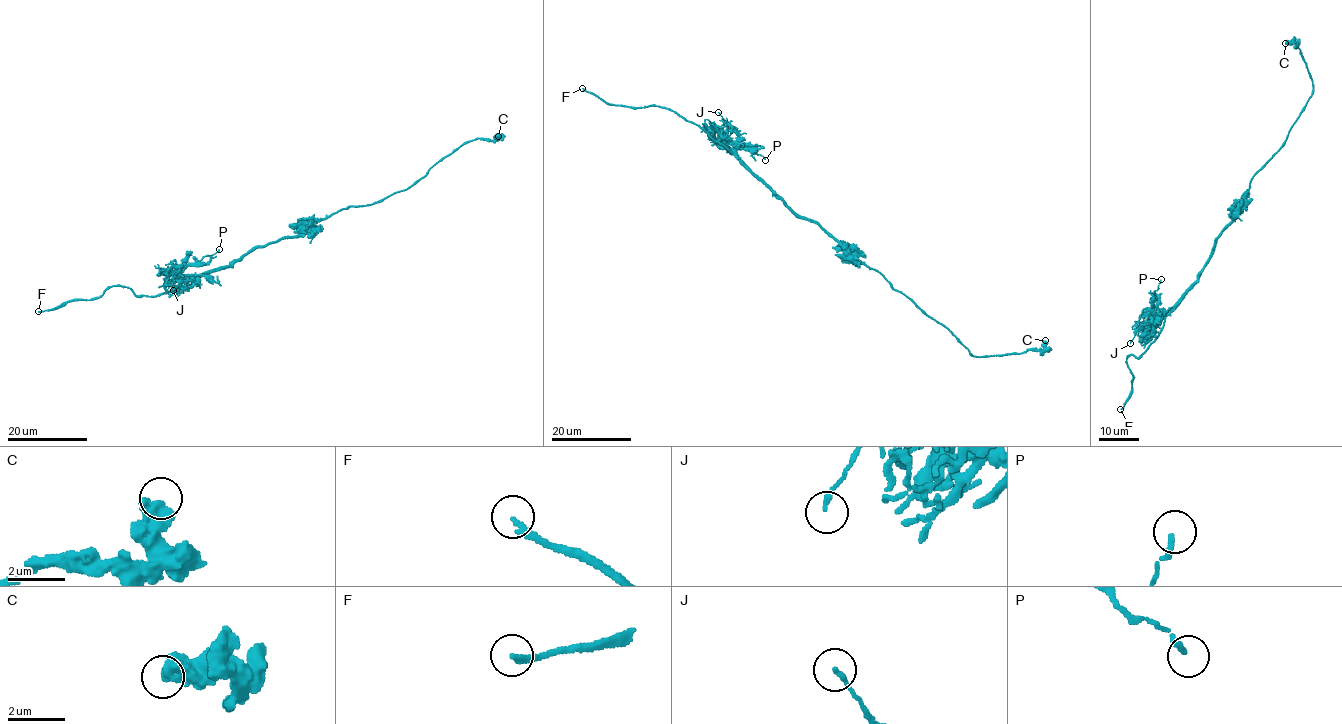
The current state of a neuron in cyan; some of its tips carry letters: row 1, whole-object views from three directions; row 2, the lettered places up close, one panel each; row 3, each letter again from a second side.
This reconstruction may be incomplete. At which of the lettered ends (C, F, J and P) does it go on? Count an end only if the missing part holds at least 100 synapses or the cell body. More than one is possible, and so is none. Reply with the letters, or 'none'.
F

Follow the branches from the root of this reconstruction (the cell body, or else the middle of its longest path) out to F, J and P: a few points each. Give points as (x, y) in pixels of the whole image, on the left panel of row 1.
F: (276, 241), (157, 296), (138, 296), (113, 286), (98, 298), (38, 311)
J: (276, 241), (256, 246), (225, 266), (194, 275), (193, 282), (184, 281), (173, 290)
P: (276, 241), (256, 246), (225, 266), (191, 275), (180, 271), (219, 249)

